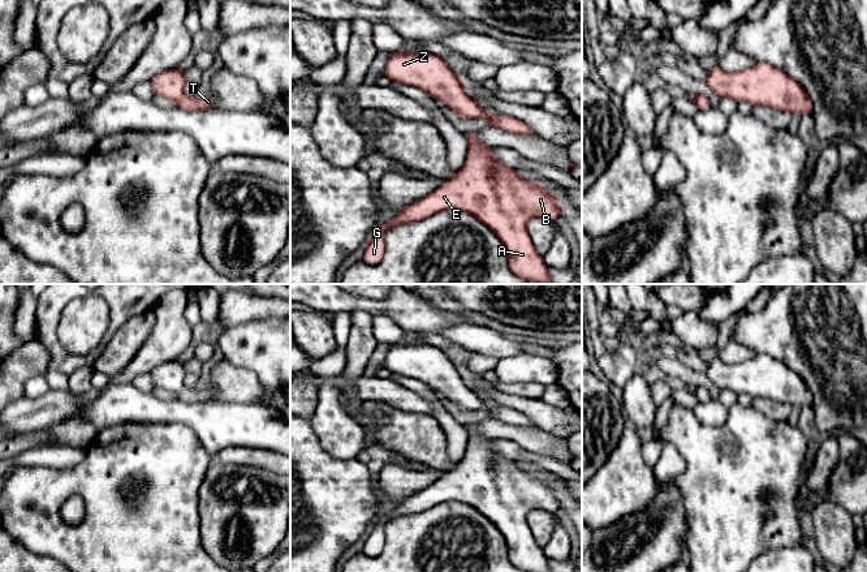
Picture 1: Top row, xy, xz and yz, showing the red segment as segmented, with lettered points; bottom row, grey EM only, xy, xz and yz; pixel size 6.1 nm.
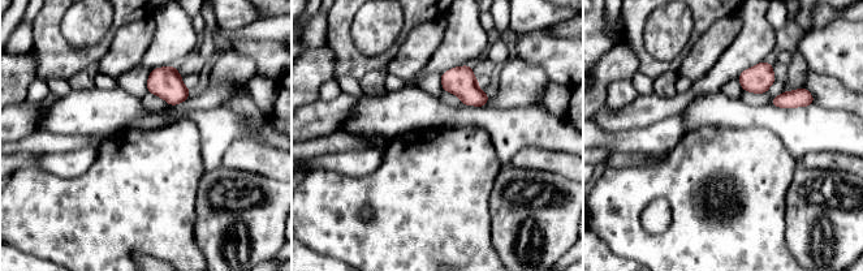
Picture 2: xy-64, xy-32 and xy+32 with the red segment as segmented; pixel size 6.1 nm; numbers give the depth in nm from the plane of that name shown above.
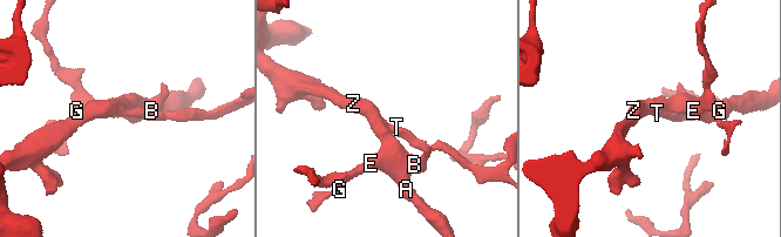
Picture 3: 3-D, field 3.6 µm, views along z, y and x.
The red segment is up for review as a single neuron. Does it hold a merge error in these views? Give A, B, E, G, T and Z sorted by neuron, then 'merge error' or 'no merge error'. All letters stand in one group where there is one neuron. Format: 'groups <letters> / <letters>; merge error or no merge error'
groups A B E G T Z; no merge error

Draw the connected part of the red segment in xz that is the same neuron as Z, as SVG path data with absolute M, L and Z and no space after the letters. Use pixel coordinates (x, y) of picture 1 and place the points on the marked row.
M391 52L384 76L391 81L410 85L426 91L462 119L483 117L489 126L508 133L538 137L525 122L496 113L487 113L478 102L470 98L462 83L462 77L452 72L445 60L428 52Z

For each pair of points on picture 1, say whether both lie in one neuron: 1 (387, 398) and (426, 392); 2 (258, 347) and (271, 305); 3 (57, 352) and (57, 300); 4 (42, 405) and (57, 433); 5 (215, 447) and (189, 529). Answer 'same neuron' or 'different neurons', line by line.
1: different neurons
2: different neurons
3: same neuron
4: different neurons
5: different neurons

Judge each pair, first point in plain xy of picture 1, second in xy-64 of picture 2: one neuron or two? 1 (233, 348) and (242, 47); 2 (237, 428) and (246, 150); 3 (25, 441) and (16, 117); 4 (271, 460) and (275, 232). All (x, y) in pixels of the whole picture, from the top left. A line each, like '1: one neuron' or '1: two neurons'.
1: one neuron
2: two neurons
3: two neurons
4: two neurons

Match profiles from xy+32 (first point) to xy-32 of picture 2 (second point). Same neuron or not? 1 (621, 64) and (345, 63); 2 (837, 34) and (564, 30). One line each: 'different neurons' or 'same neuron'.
1: different neurons
2: different neurons

